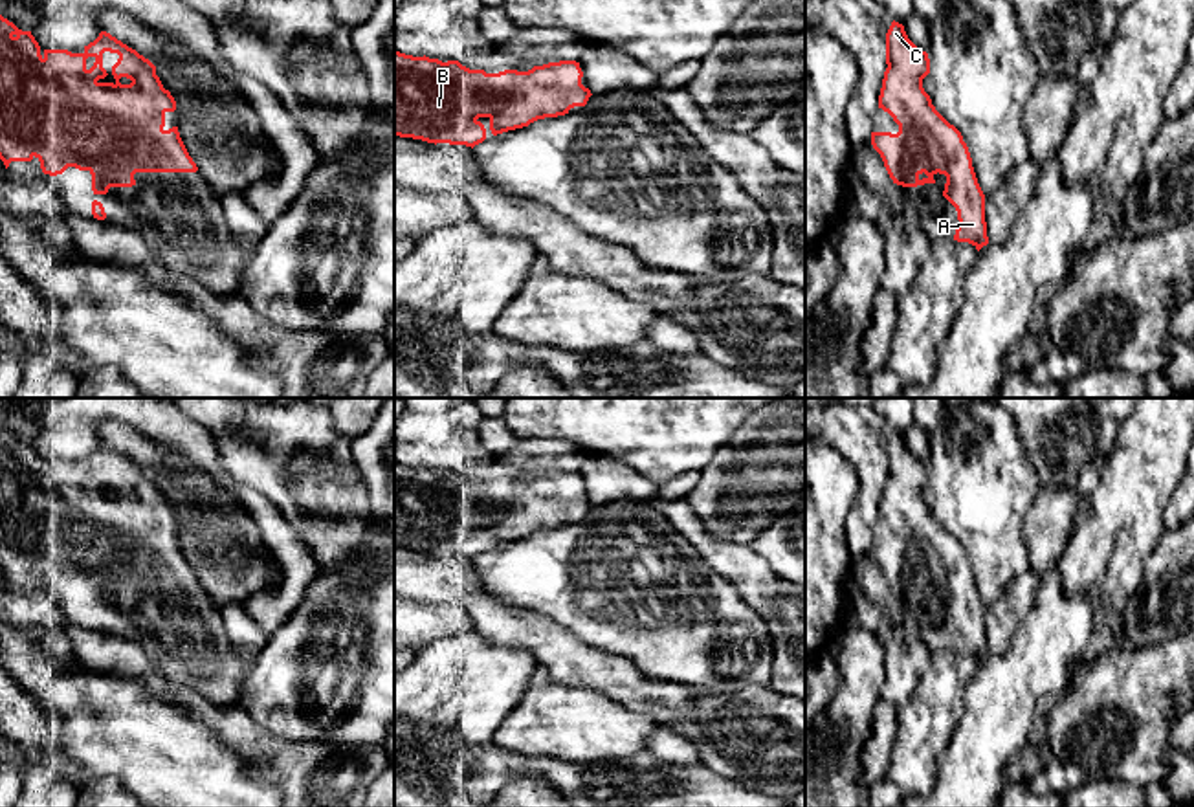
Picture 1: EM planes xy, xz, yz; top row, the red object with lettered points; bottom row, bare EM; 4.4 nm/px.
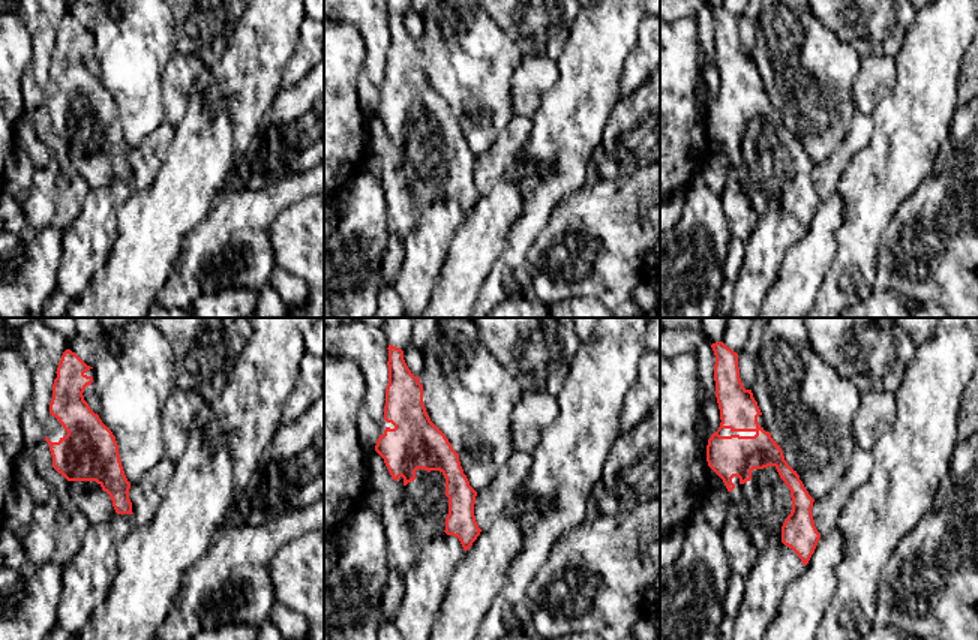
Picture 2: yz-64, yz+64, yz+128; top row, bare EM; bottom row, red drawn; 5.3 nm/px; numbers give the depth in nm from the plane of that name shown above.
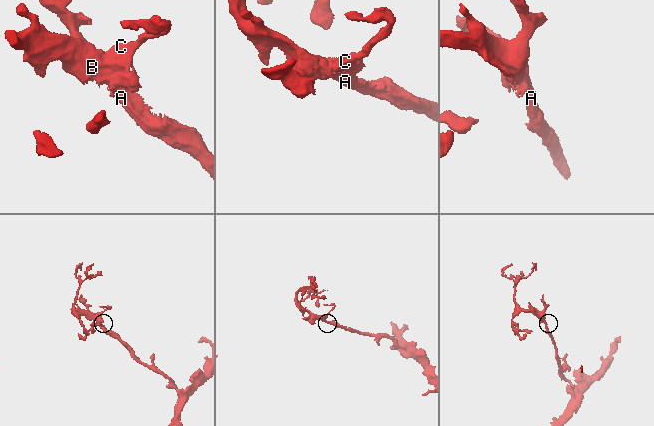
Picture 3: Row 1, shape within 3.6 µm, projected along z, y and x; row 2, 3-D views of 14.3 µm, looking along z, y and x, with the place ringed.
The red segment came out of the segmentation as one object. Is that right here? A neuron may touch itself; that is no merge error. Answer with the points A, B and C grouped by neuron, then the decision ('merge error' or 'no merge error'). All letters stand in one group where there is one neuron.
groups A B C; no merge error

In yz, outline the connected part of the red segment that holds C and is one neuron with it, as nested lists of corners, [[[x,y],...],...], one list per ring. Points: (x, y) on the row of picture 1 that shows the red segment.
[[[895,20],[886,33],[886,64],[879,108],[893,117],[899,132],[871,132],[871,145],[897,185],[935,183],[934,176],[945,174],[943,196],[956,207],[959,220],[954,240],[968,242],[979,251],[989,244],[985,194],[968,147],[923,88],[923,79],[930,73],[928,53]]]

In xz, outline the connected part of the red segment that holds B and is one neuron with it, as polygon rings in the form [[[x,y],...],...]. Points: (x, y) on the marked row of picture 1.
[[[394,50],[394,136],[473,149],[486,139],[481,117],[490,119],[490,130],[497,136],[537,119],[565,116],[574,106],[585,106],[592,94],[581,84],[581,77],[583,72],[576,61],[548,62],[528,72],[486,73],[470,70],[459,61],[442,62]]]

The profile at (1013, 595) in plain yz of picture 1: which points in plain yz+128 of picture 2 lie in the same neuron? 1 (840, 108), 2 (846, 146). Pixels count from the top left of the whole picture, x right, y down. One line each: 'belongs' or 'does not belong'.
1: does not belong
2: belongs

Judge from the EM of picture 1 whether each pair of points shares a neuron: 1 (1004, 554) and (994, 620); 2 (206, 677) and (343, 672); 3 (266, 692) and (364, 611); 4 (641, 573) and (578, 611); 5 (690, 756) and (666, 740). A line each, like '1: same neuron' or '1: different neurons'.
1: different neurons
2: different neurons
3: same neuron
4: same neuron
5: same neuron

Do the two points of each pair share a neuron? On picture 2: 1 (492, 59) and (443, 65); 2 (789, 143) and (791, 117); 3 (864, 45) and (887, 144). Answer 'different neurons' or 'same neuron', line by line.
1: same neuron
2: different neurons
3: different neurons

